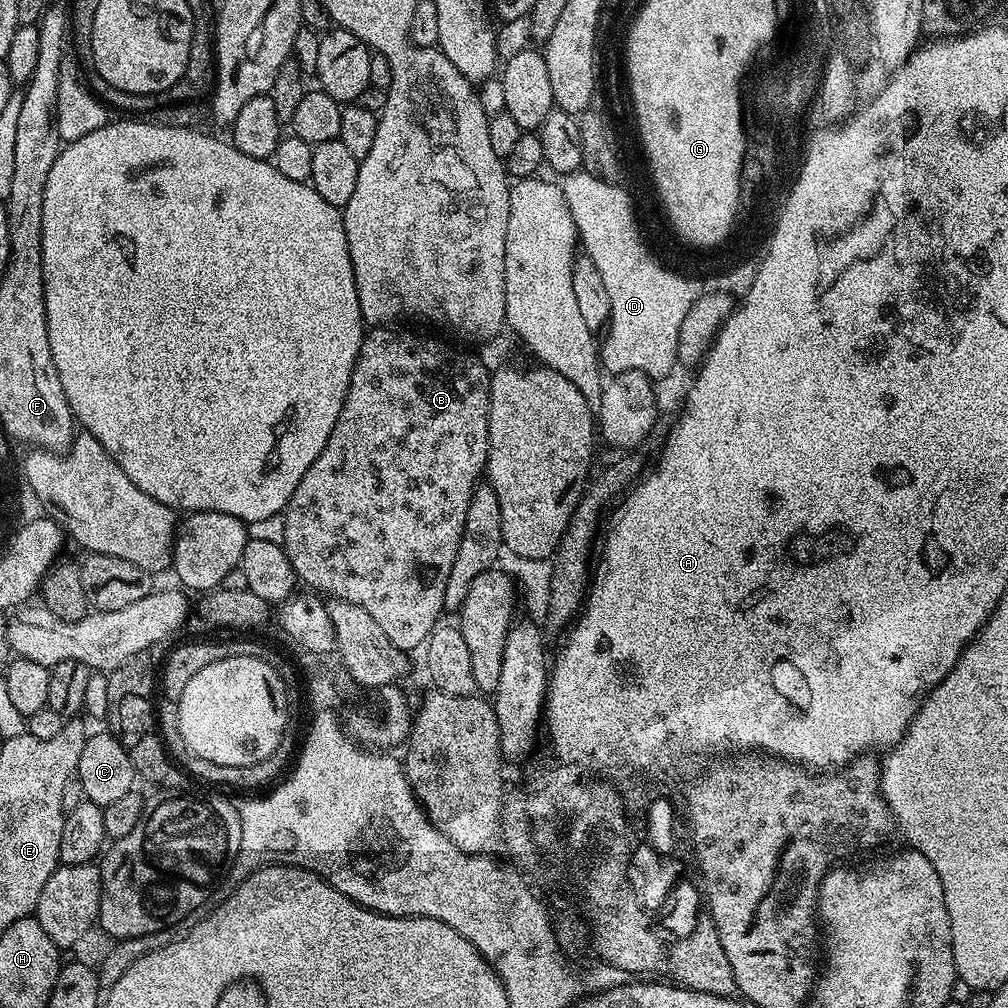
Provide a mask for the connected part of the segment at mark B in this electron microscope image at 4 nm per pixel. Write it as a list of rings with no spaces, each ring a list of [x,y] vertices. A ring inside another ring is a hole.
[[[376,326],[365,335],[354,374],[350,378],[350,390],[346,394],[342,414],[338,414],[338,422],[334,422],[334,430],[322,454],[318,454],[318,458],[314,458],[314,466],[302,474],[298,490],[294,490],[290,502],[284,507],[282,545],[301,585],[309,584],[312,587],[309,589],[333,600],[345,600],[362,606],[362,610],[366,610],[366,614],[370,614],[370,618],[374,618],[374,622],[386,630],[386,638],[390,638],[394,646],[411,653],[412,648],[419,649],[441,623],[440,612],[445,611],[446,578],[450,578],[450,566],[454,566],[454,554],[458,554],[466,510],[470,506],[472,491],[481,483],[488,466],[488,411],[492,377],[490,368],[472,356],[439,356],[432,352],[430,345],[416,344],[414,337],[396,330],[392,326]]]

